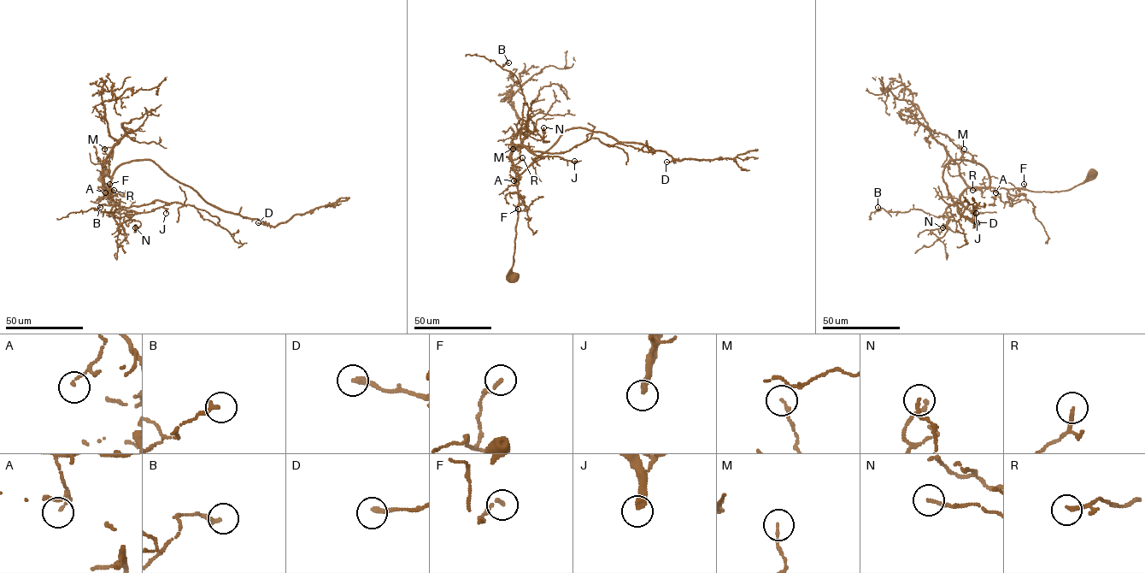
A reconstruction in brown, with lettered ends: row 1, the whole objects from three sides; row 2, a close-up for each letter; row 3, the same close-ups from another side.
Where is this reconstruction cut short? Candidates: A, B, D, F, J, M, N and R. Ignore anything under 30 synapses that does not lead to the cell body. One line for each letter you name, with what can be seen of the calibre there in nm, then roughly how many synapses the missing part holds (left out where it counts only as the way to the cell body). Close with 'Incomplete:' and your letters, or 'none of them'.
J: 280 nm | 60 syn
Incomplete: J

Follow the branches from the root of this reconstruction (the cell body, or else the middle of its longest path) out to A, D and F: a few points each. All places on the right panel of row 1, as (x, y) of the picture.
A: (1092, 173), (1083, 182), (1066, 190), (1032, 191), (996, 188), (995, 192)
D: (1092, 173), (1065, 191), (992, 188), (981, 165), (951, 160), (942, 174), (947, 191), (959, 212), (977, 222)
F: (1092, 173), (1082, 183), (1065, 191), (1029, 191), (1024, 184)

